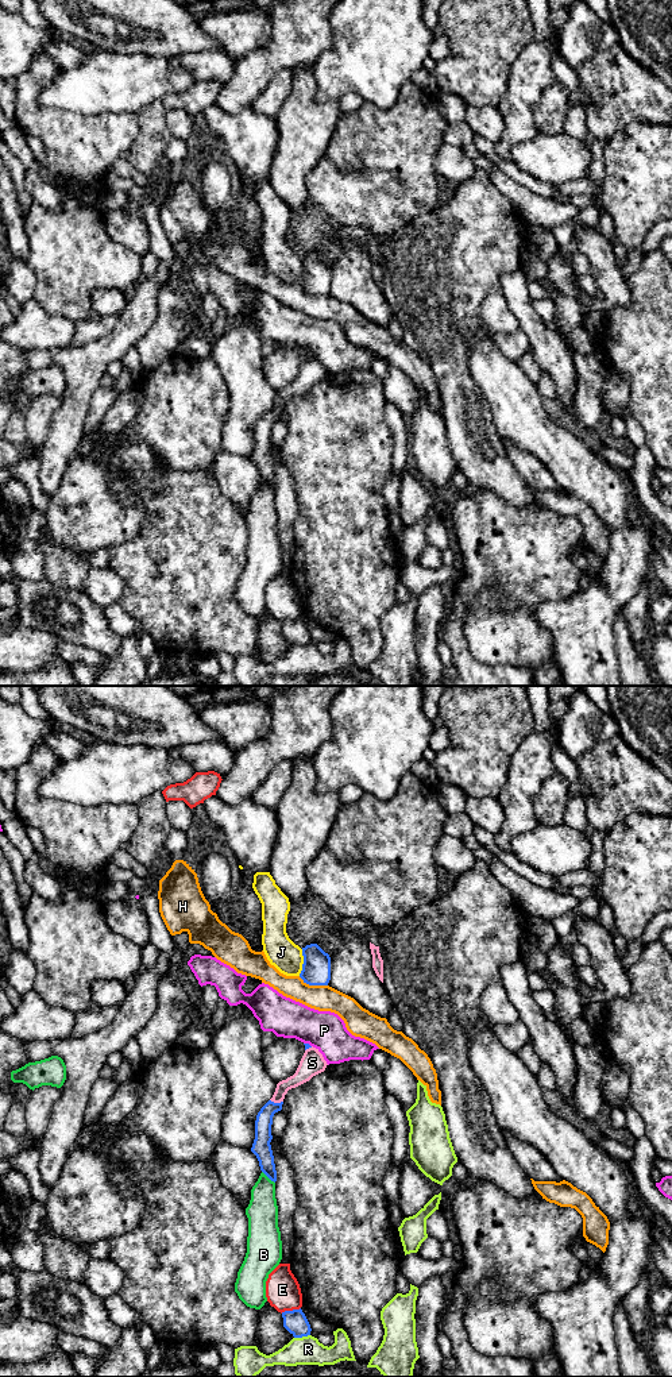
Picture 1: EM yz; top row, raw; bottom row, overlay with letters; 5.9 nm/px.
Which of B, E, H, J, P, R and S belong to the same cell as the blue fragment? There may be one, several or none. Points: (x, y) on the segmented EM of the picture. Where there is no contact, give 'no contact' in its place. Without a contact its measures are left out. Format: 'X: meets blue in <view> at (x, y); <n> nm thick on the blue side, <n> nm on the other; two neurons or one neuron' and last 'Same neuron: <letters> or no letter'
B: meets blue in yz at (269, 1177); 110 nm thick on the blue side, 190 nm on the other; two neurons
E: meets blue in yz at (290, 1311); 140 nm thick on the blue side, 200 nm on the other; two neurons
H: meets blue in yz at (313, 984); 180 nm thick on the blue side, 160 nm on the other; two neurons
J: meets blue in yz at (304, 963); 180 nm thick on the blue side, 180 nm on the other; two neurons
P: meets blue in yz at (308, 1044); 30 nm thick on the blue side, 240 nm on the other; two neurons
R: meets blue in yz at (301, 1337); 140 nm thick on the blue side, 170 nm on the other; two neurons
S: meets blue in yz at (277, 1103); 100 nm thick on the blue side, 100 nm on the other; one neuron
Same neuron: S

